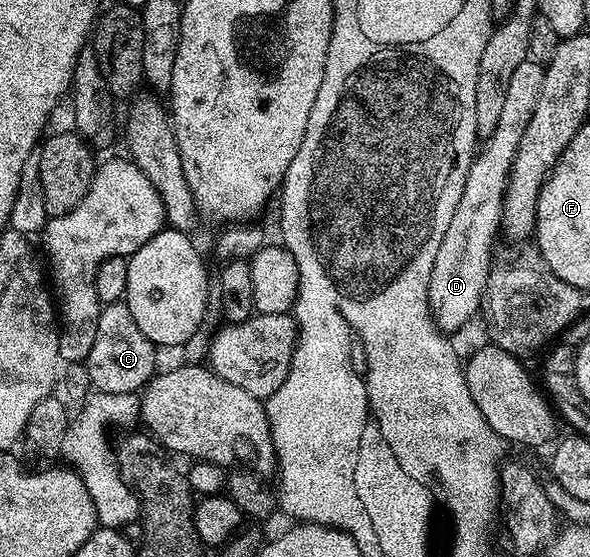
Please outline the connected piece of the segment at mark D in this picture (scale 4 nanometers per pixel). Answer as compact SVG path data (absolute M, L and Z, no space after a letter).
M530 59L524 60L513 71L508 93L504 97L504 110L500 112L500 121L496 124L496 129L485 136L481 144L482 152L467 169L462 192L449 208L452 221L448 221L448 229L444 229L440 249L436 251L428 289L430 313L443 333L460 330L474 314L479 314L482 295L490 279L490 250L494 247L494 234L499 234L500 231L502 206L506 200L512 161L516 157L516 151L520 149L524 129L528 129L528 121L532 121L532 113L536 113L536 100L540 97L540 85L545 76L543 64L534 63Z

